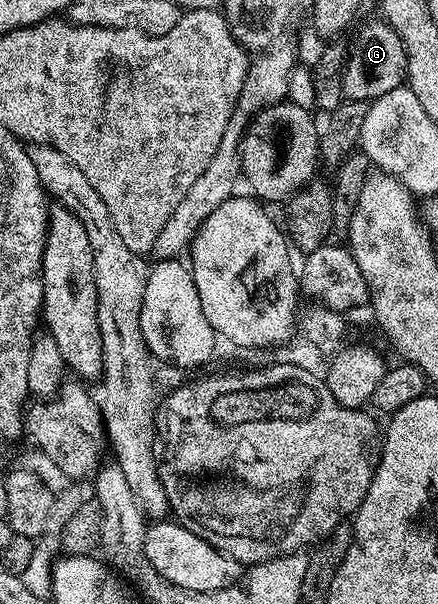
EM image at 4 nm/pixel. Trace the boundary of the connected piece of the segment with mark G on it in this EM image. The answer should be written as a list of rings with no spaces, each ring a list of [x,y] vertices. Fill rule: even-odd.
[[[382,20],[371,22],[363,26],[355,34],[355,39],[350,39],[350,50],[347,56],[347,66],[344,68],[343,97],[348,102],[371,102],[376,98],[385,96],[385,92],[393,92],[393,88],[404,85],[407,81],[407,53],[403,47],[401,36],[393,27]]]

